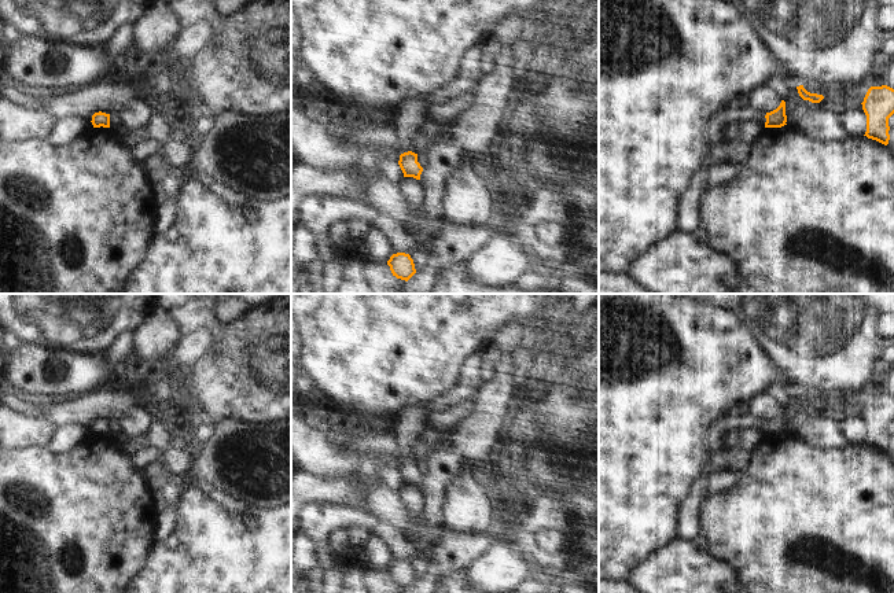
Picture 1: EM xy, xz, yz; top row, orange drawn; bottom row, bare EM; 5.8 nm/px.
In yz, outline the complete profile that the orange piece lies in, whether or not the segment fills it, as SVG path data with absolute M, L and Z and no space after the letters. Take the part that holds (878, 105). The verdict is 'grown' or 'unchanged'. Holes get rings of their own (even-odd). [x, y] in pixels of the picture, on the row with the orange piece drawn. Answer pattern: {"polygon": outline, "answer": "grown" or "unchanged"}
{"polygon": "M887 85L871 86L861 104L867 115L864 136L887 146L890 140L889 118L894 114L894 89Z", "answer": "unchanged"}

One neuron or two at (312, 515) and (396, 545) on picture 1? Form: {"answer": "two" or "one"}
{"answer": "one"}

